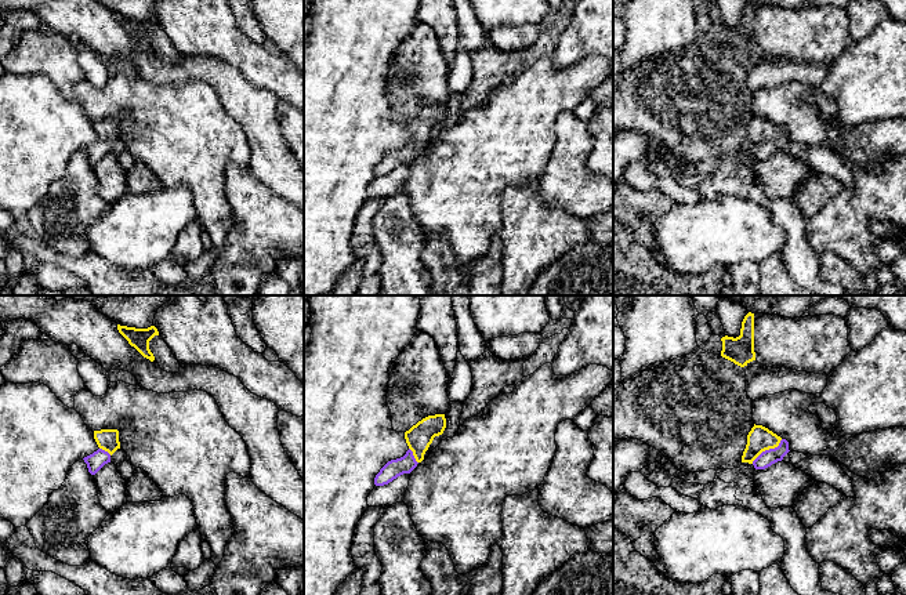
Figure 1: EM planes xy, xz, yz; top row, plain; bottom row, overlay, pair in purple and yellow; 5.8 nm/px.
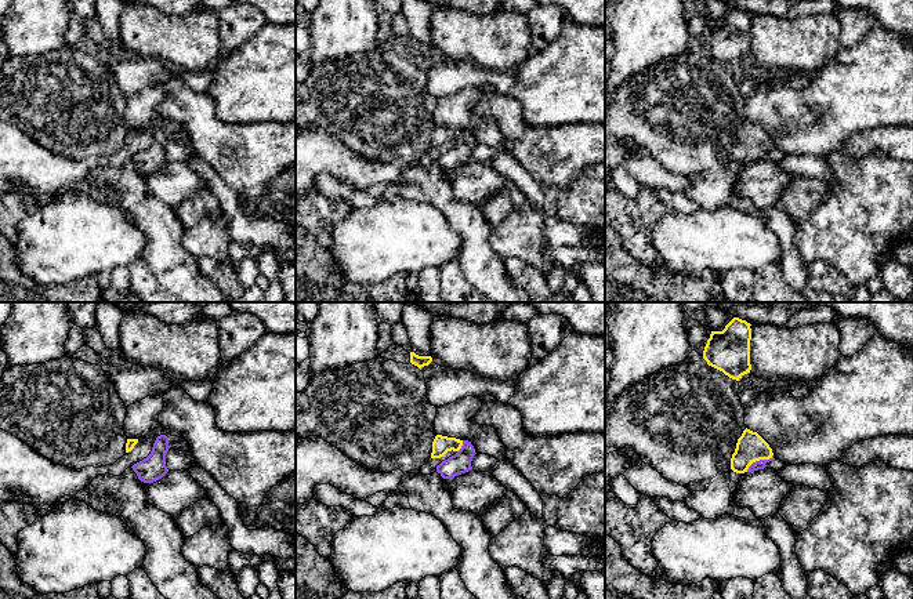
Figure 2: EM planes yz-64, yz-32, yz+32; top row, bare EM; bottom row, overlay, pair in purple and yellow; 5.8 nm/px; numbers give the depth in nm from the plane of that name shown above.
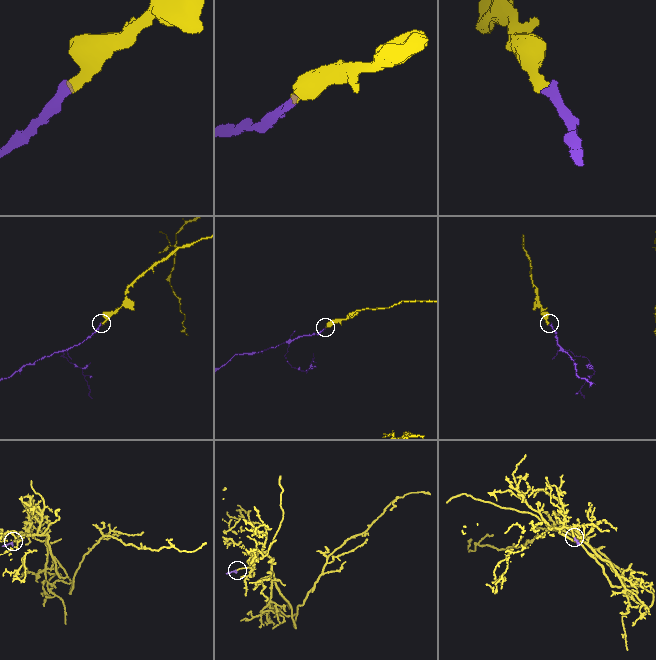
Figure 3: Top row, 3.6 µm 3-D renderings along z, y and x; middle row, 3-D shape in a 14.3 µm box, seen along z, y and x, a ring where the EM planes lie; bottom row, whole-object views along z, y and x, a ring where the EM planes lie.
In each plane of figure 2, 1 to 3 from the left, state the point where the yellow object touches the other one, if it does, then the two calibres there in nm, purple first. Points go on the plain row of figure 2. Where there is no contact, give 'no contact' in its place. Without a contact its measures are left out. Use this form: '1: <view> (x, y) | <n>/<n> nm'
1: no contact
2: yz-32 (462, 137) | 120/110 nm
3: yz+32 (760, 151) | 50/170 nm

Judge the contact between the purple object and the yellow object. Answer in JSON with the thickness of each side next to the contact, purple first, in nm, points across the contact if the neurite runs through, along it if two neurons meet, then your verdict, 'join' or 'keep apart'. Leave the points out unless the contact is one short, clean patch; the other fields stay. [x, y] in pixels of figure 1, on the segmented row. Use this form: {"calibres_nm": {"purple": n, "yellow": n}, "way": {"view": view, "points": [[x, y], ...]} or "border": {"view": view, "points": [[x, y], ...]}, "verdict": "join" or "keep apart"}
{"calibres_nm": {"purple": 90, "yellow": 140}, "way": {"view": "yz", "points": [[768, 457], [767, 450], [760, 438]]}, "verdict": "join"}

